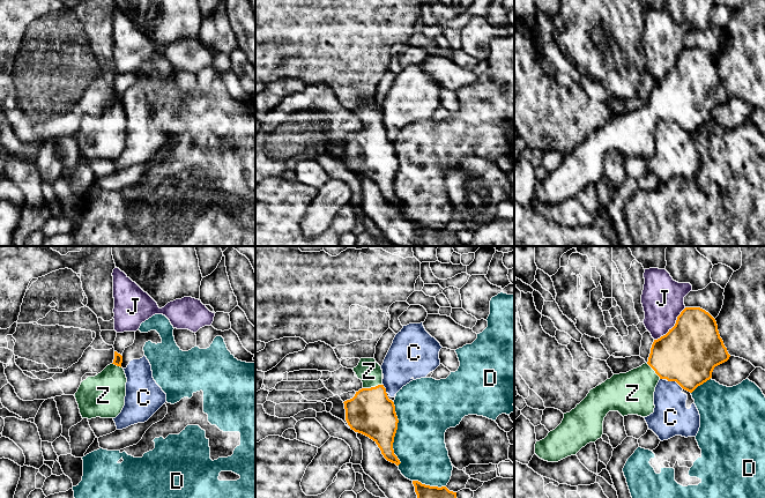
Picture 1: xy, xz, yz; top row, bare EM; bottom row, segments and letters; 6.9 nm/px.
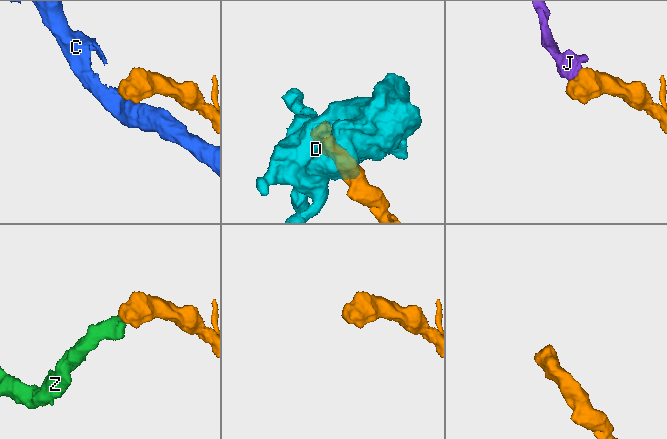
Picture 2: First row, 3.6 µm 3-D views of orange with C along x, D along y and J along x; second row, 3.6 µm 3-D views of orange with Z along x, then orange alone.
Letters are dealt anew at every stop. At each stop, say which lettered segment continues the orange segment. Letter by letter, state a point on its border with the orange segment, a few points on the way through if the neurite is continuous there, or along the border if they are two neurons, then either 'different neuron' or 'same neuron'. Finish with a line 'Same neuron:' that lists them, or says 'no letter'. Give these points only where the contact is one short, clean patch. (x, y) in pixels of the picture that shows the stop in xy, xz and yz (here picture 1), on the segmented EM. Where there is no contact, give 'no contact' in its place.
C: meets orange in yz at (676, 381); border along yz (668, 380), (675, 380), (683, 388); different neuron
D: meets orange in xz at (395, 432); different neuron
J: meets orange in yz at (674, 326); border along yz (685, 307), (677, 317), (676, 322), (665, 334), (654, 340); different neuron
Z: meets orange in xz at (372, 387); runs through xz (371, 413), (372, 387), (372, 378), (369, 371); same neuron
Same neuron: Z

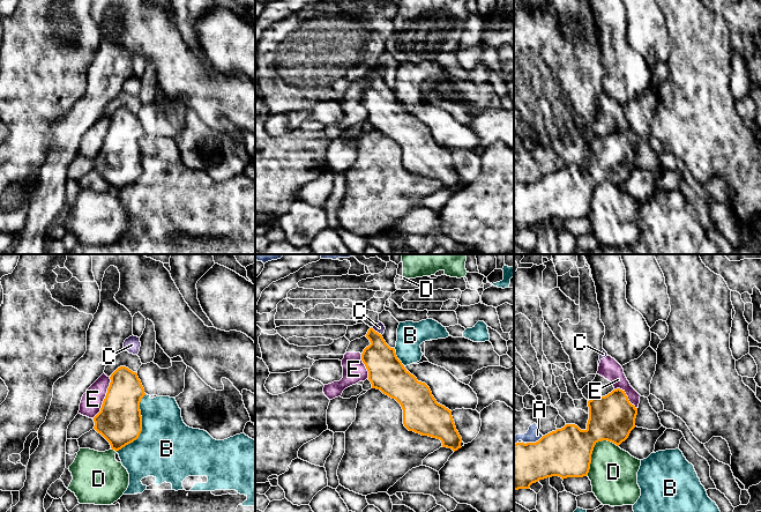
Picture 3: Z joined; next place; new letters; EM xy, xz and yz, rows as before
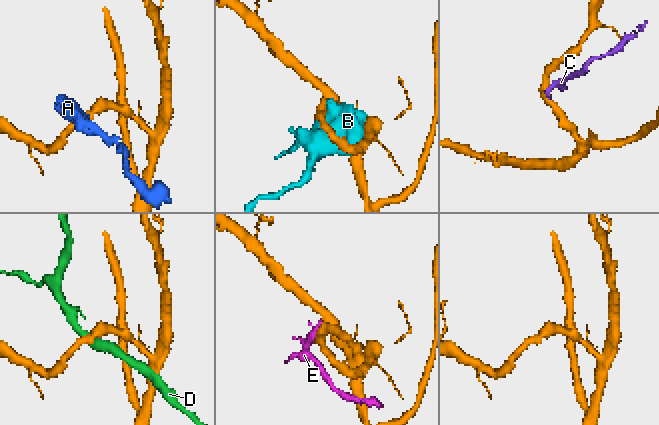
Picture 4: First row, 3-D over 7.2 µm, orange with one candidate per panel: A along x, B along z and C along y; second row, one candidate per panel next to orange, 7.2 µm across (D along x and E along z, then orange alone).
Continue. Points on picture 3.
A: meets orange in yz at (536, 442); different neuron
B: meets orange in xy at (141, 427); different neuron
C: meets orange in xz at (377, 332); border along xz (371, 327), (381, 335); different neuron
D: meets orange in yz at (592, 449); different neuron
E: meets orange in xy at (105, 398); border along xy (110, 377), (110, 384), (101, 410), (92, 418); different neuron
Same neuron: no letter

